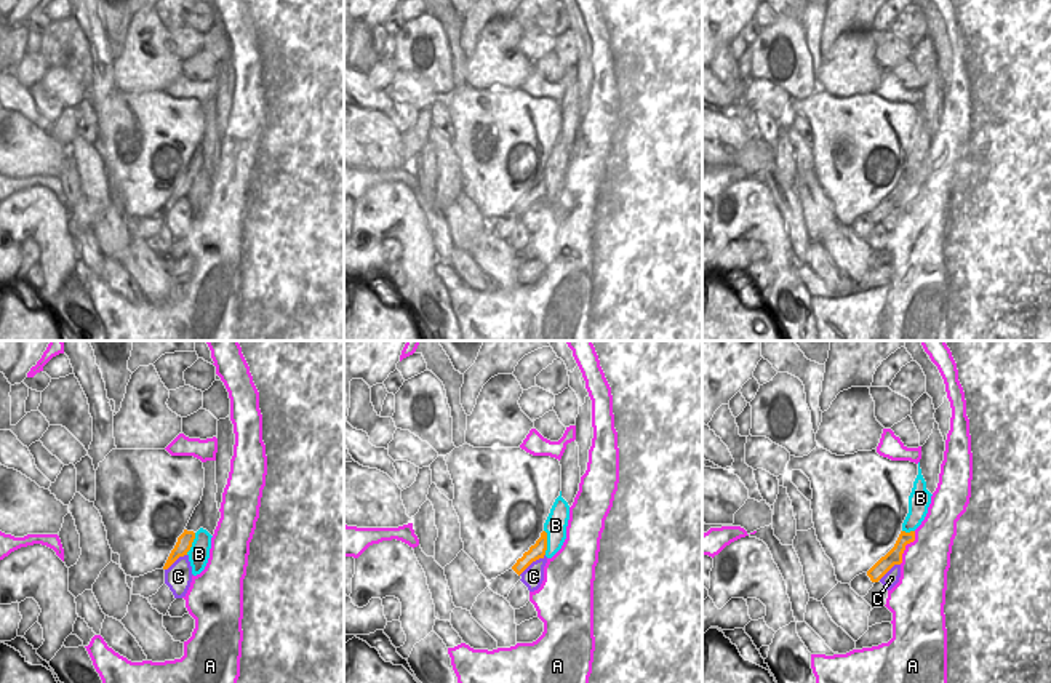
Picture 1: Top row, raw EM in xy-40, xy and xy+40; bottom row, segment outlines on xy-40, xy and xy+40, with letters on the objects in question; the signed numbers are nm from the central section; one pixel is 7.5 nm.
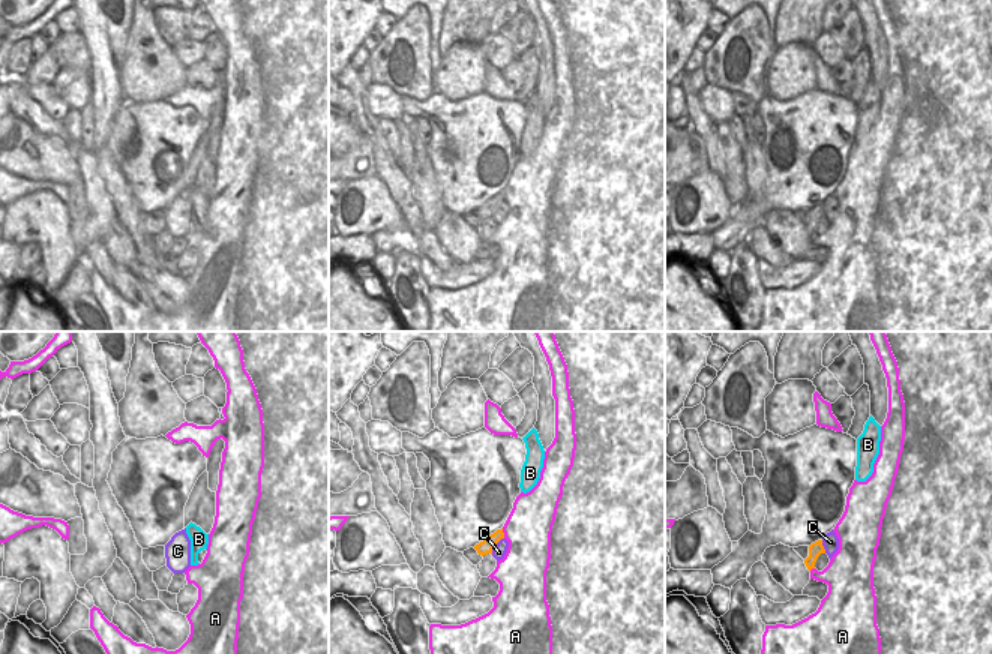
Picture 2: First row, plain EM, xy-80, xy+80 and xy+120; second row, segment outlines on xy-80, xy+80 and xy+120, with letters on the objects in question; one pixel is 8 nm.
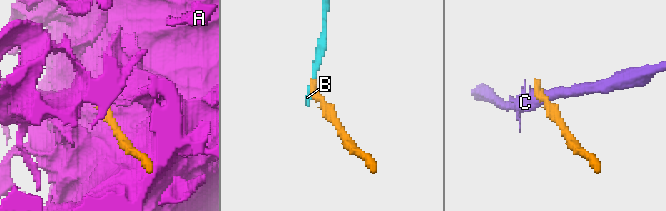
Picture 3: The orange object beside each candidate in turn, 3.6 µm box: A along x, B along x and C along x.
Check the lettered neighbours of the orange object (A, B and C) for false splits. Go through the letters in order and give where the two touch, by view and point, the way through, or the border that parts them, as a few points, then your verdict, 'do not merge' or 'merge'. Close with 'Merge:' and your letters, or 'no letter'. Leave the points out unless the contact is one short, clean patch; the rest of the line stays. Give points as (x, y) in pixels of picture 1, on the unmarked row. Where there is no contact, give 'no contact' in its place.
A: meets orange in xy+40 at (904, 189); do not merge
B: meets orange in xy at (546, 184); border along xy (544, 171), (546, 195); do not merge
C: meets orange in xy at (531, 203); border along xy (544, 195), (519, 216); do not merge
Merge: no letter

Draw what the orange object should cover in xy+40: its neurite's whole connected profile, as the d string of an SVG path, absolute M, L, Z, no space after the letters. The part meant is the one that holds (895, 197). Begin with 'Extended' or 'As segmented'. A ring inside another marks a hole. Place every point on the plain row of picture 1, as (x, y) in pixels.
As segmented. M901 173L894 189L867 213L870 222L878 224L894 206L901 206L905 187L913 182L915 173Z

